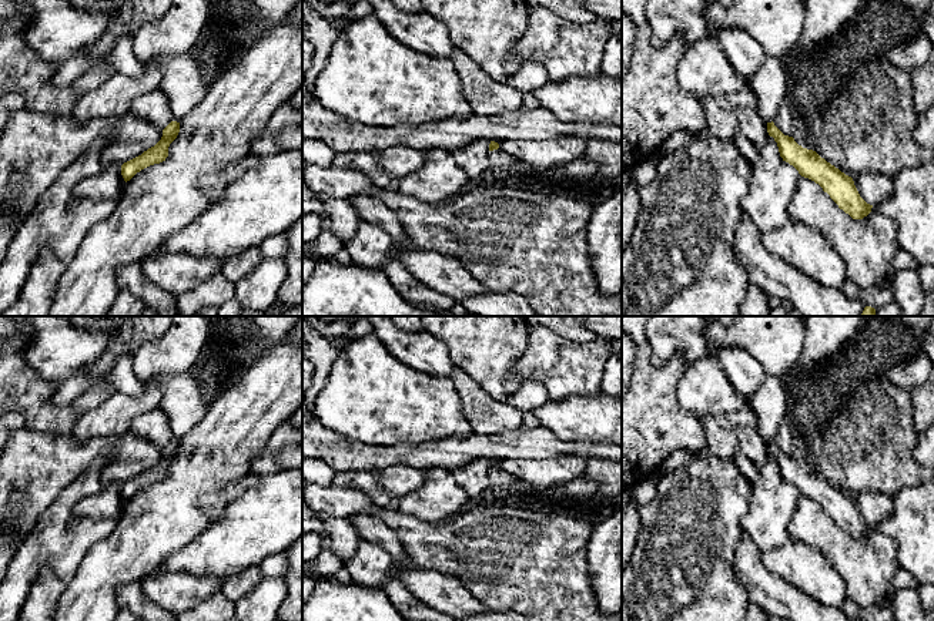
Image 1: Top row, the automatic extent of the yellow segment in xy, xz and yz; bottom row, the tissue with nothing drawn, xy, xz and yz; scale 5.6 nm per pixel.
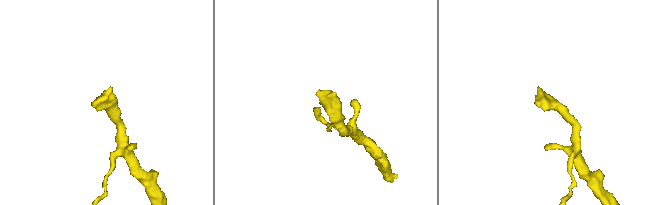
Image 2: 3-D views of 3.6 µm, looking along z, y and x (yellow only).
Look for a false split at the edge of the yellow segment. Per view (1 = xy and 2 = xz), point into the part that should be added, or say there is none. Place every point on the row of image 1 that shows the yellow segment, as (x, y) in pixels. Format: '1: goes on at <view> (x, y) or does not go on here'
1: does not go on here
2: does not go on here

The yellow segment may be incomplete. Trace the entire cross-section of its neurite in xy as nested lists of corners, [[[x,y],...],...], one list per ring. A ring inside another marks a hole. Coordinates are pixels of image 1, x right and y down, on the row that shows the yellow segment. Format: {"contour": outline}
{"contour": [[[171,121],[164,130],[161,140],[141,155],[124,162],[121,165],[121,175],[124,181],[130,181],[141,169],[160,164],[168,157],[168,147],[180,132],[180,122]]]}

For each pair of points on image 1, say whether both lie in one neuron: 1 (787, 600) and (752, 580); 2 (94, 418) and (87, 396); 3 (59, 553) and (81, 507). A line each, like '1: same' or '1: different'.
1: same
2: different
3: different

